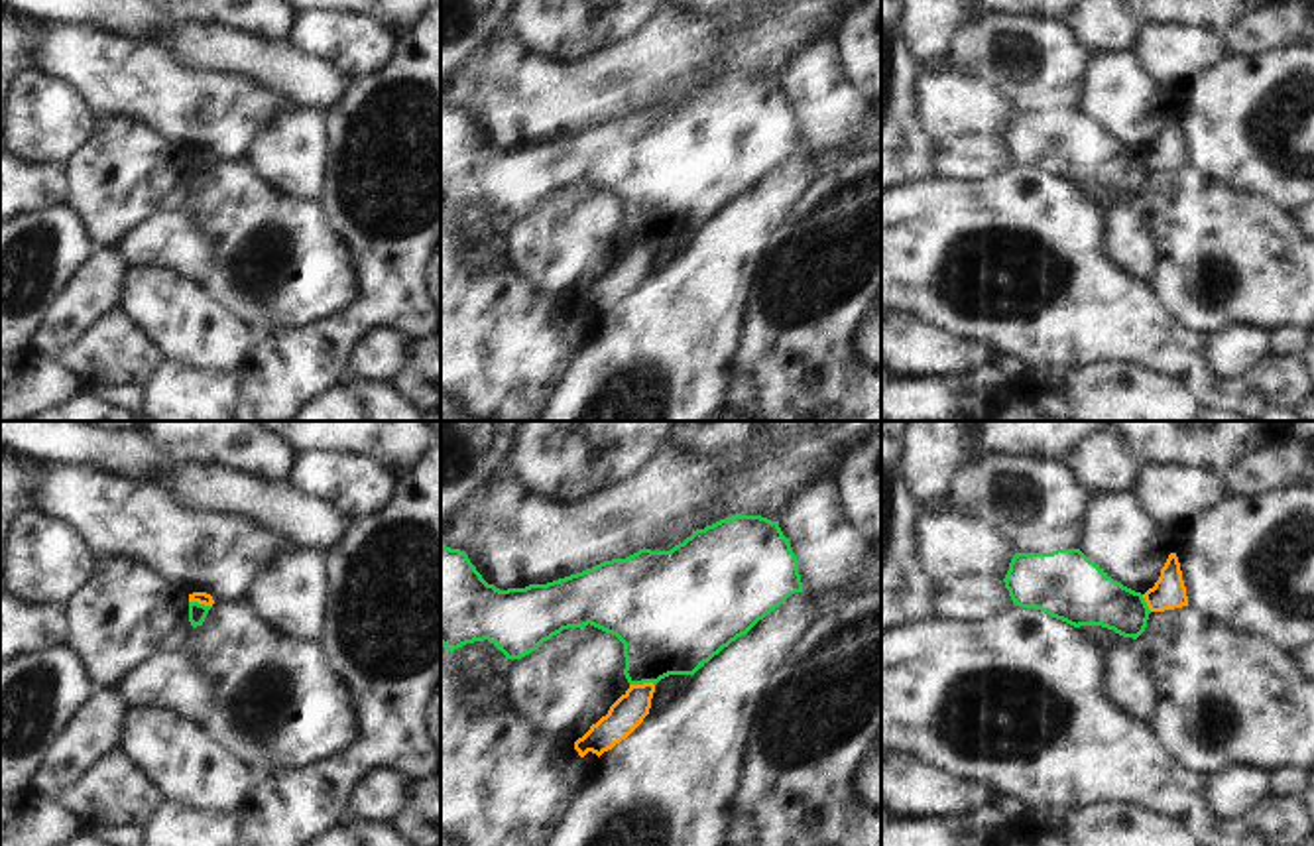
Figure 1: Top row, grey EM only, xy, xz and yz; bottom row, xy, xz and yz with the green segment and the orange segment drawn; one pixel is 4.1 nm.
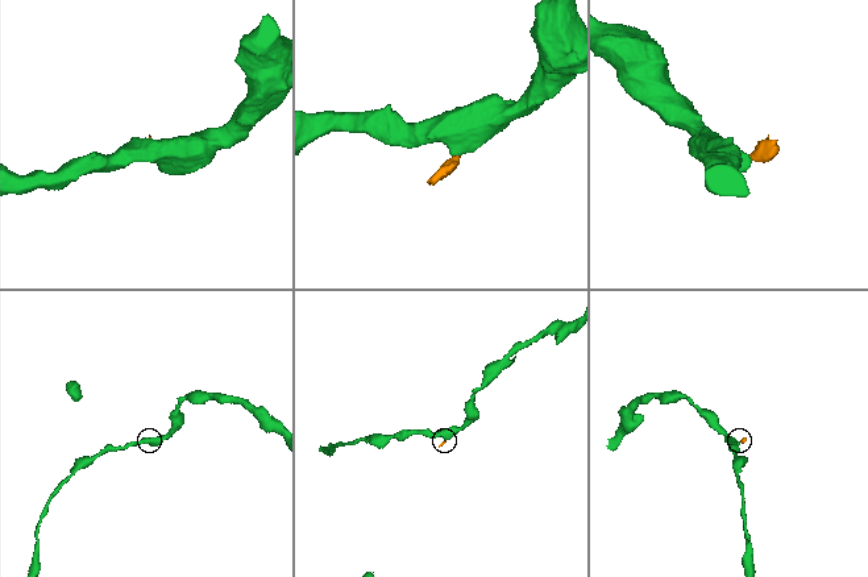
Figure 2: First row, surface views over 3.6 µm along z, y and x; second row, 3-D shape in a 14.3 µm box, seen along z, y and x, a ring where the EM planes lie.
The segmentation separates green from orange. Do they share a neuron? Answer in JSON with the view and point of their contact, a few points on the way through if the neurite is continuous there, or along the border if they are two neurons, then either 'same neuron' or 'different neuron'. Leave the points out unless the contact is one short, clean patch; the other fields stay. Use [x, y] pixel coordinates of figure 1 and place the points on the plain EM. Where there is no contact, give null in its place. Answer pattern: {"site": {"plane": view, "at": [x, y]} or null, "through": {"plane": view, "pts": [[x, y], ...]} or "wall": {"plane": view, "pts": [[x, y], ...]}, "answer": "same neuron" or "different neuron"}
{"site": {"plane": "xz", "at": [642, 242]}, "wall": {"plane": "xz", "pts": [[654, 242], [630, 244]]}, "answer": "different neuron"}

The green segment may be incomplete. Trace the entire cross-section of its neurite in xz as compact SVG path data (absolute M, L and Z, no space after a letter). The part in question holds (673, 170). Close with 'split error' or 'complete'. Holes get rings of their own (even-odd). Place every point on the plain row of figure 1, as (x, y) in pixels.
M732 75L696 89L671 110L639 108L582 132L525 148L488 144L468 114L441 100L441 205L454 211L488 199L508 218L521 218L568 187L594 185L624 203L629 244L694 234L759 179L801 151L799 118L779 81Z; complete

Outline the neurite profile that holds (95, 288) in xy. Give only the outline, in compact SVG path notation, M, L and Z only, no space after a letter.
M94 248L47 307L28 348L57 360L87 329L118 309L126 273L128 264L116 250Z

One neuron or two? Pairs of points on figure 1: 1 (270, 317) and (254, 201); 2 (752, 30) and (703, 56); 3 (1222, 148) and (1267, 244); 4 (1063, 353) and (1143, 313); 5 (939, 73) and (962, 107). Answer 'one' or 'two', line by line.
1: one
2: two
3: two
4: one
5: one

